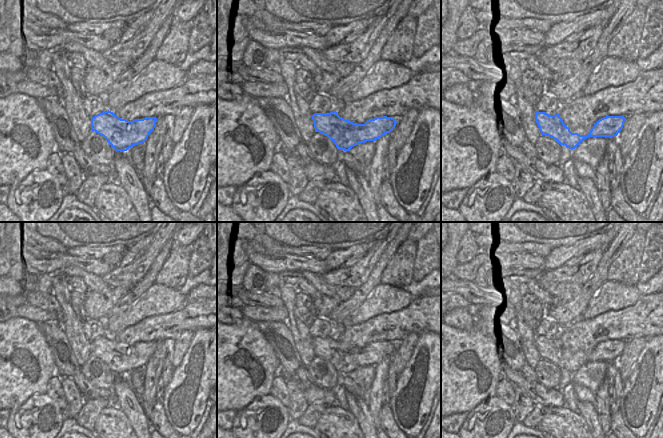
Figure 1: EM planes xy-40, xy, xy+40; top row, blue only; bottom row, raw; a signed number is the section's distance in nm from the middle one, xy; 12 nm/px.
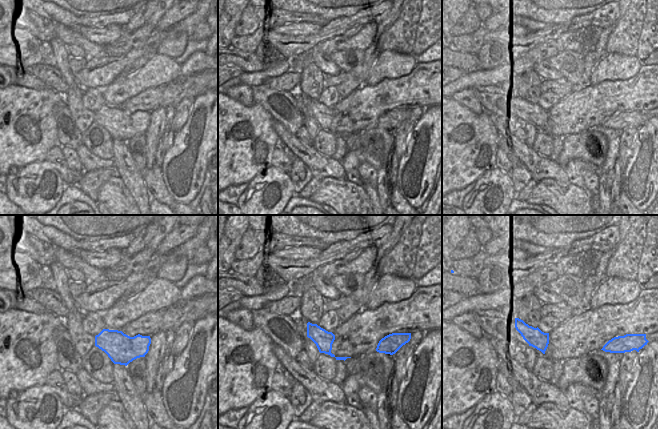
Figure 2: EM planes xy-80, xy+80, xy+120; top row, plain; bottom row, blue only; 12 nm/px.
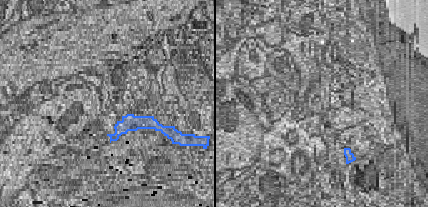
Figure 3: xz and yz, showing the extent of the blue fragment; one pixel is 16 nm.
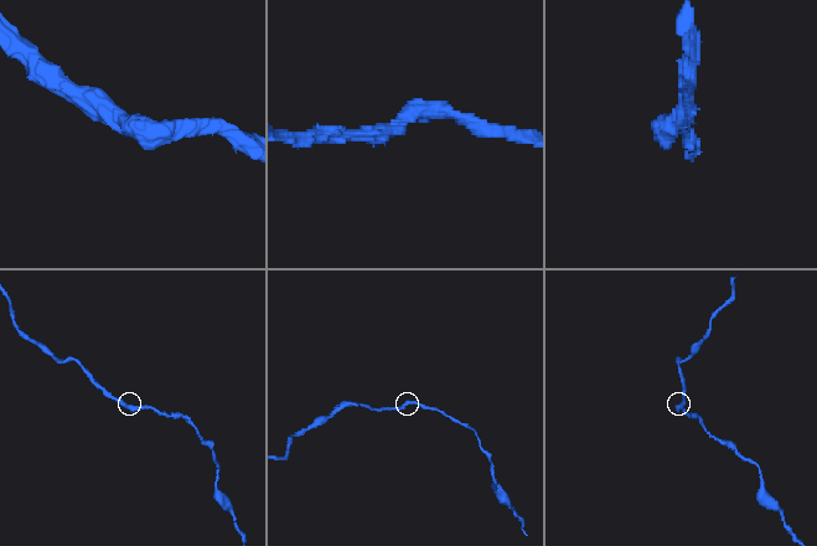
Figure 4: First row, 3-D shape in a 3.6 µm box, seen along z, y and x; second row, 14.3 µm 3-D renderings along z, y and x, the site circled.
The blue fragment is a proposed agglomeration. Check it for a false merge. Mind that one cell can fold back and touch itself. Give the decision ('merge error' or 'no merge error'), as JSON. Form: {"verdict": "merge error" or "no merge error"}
{"verdict": "no merge error"}

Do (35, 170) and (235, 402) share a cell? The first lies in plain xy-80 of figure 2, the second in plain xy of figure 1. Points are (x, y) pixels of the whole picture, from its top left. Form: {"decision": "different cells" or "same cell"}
{"decision": "different cells"}

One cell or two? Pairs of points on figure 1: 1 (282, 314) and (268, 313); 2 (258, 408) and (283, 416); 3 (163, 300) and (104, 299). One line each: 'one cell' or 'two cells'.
1: one cell
2: one cell
3: two cells

